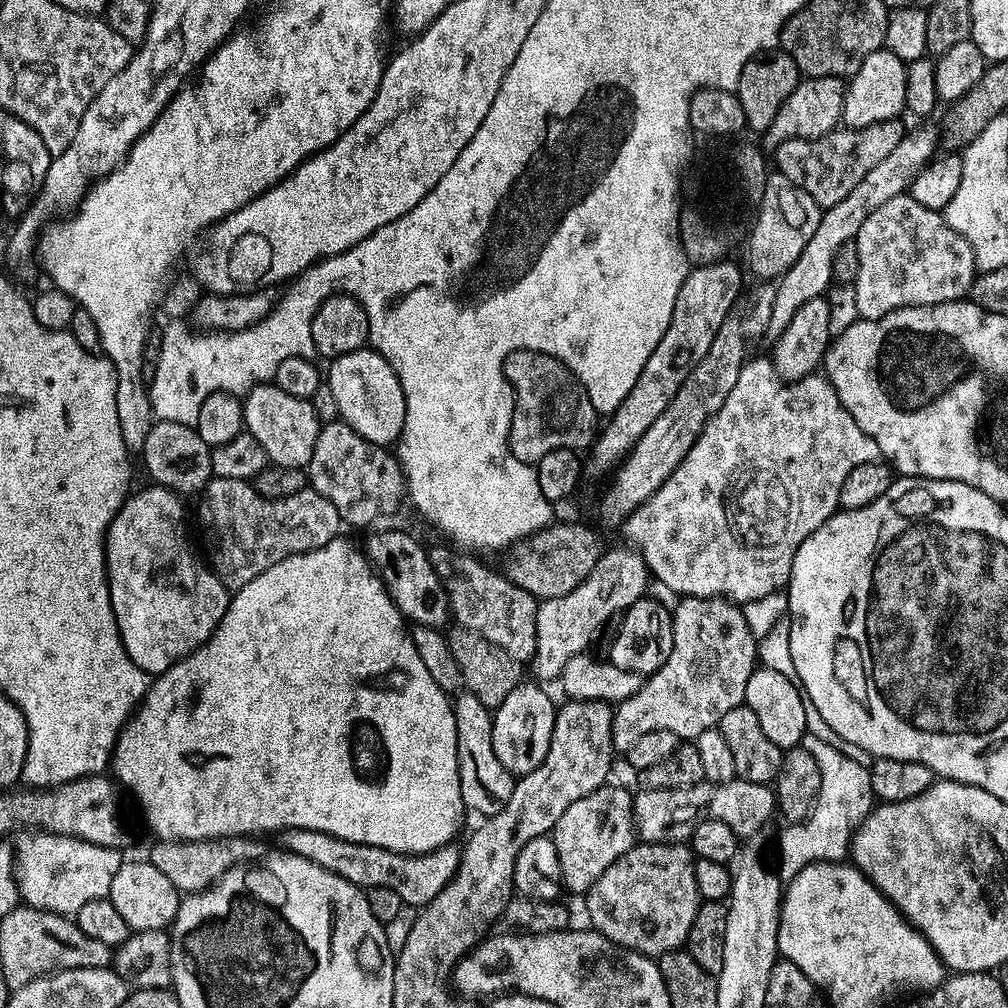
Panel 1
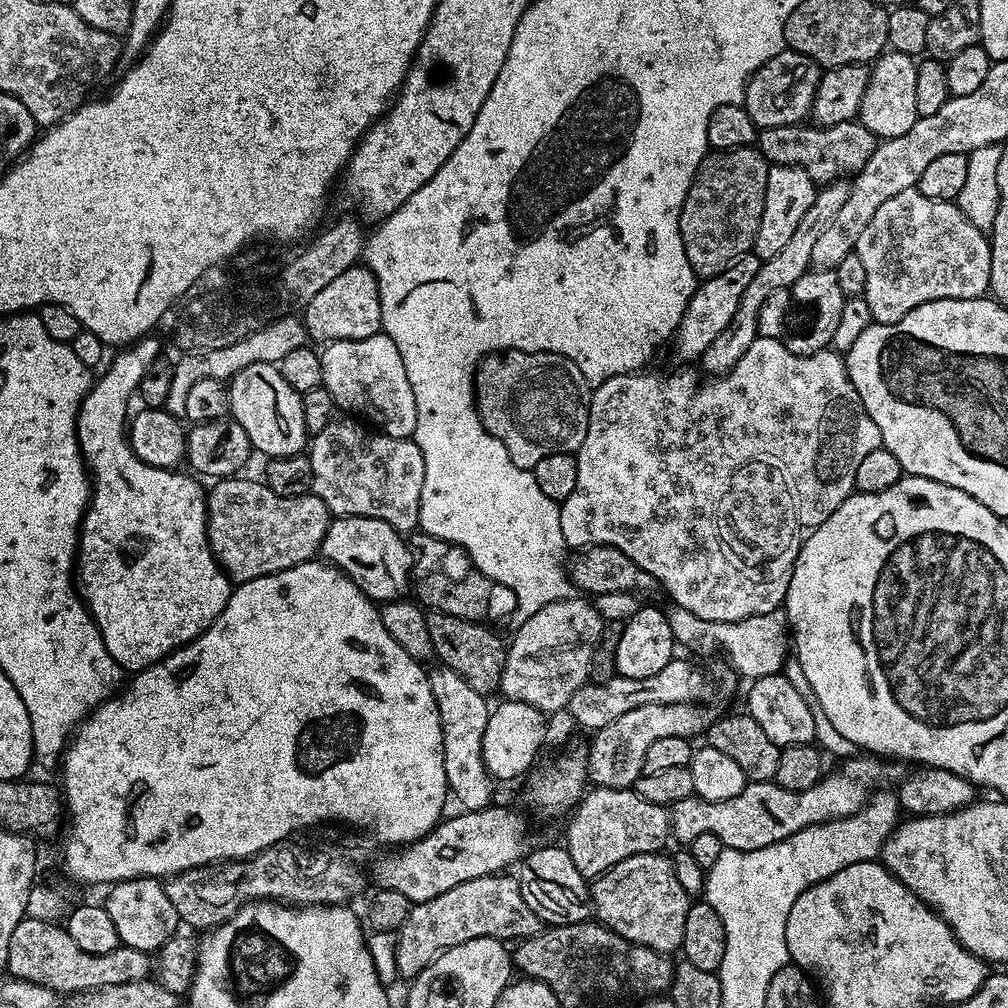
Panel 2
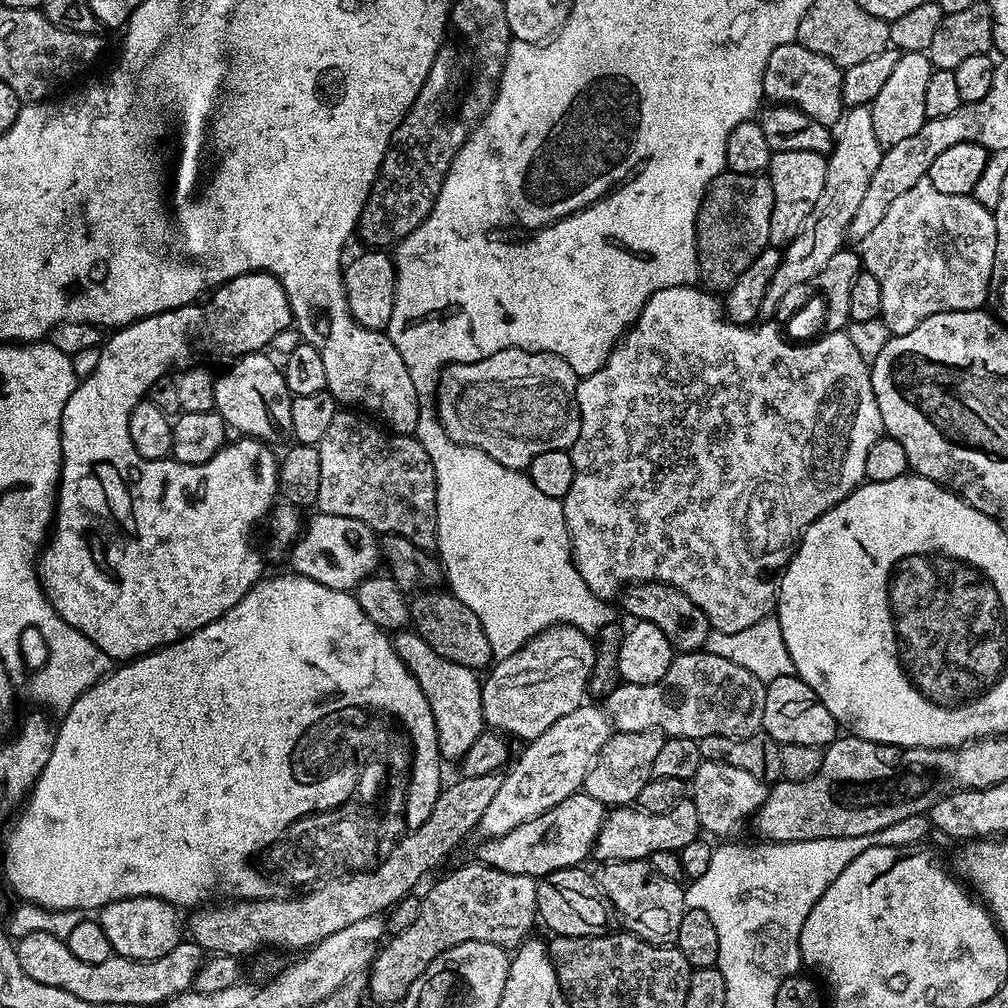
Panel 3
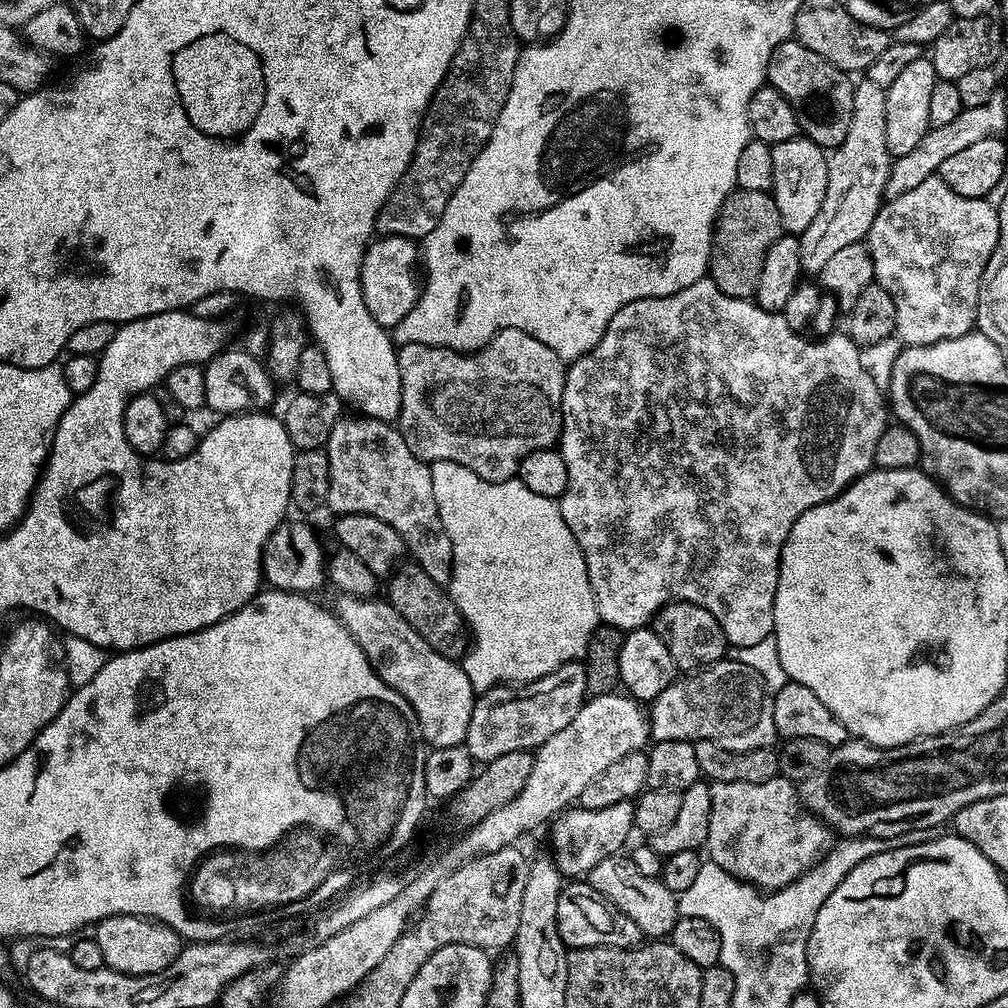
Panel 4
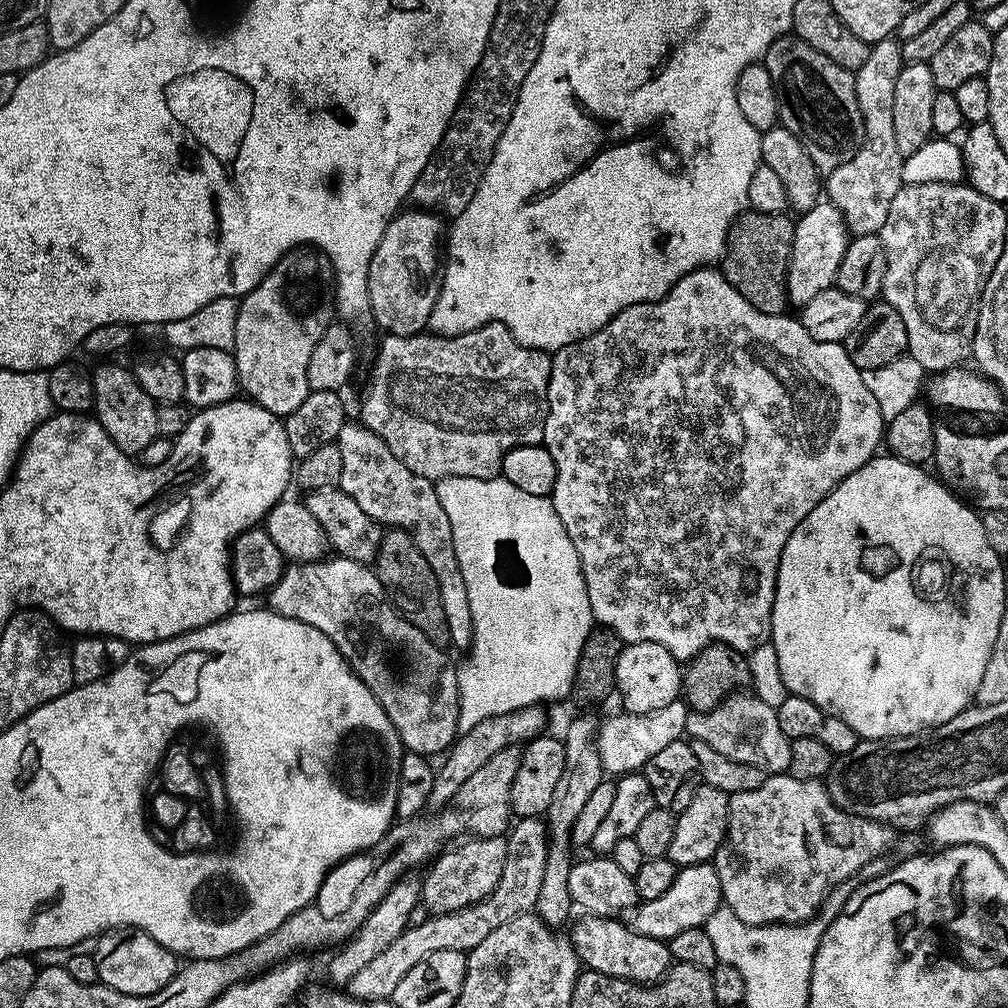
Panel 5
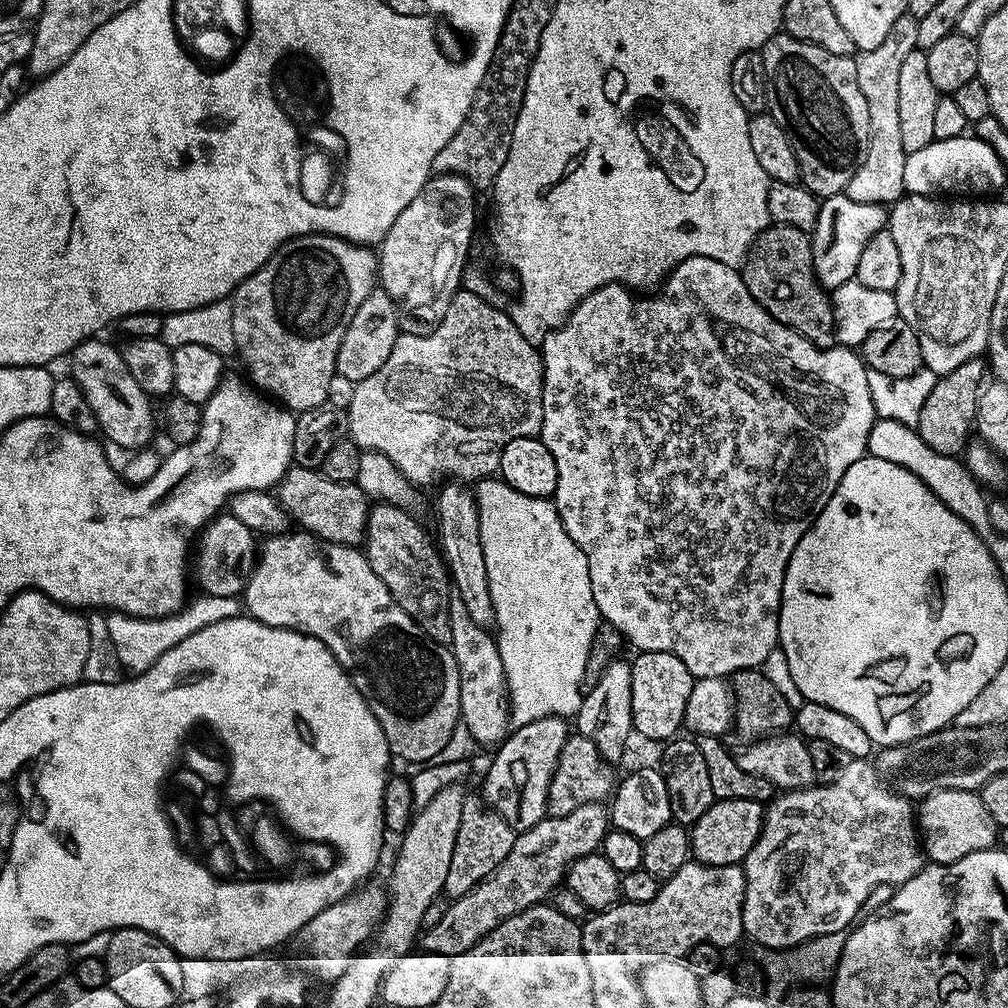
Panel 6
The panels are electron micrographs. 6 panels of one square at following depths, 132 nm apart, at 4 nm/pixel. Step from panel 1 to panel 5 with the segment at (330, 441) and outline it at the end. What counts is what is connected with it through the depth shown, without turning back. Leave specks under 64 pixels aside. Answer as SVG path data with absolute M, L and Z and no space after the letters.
M346 422L342 426L342 430L335 440L339 452L342 454L342 478L339 487L343 492L348 494L354 502L358 502L358 506L362 506L362 510L366 510L366 514L370 514L370 518L374 518L377 524L387 526L389 529L400 528L403 532L407 532L412 537L414 546L418 546L418 550L422 554L422 558L426 558L426 562L430 566L430 570L434 570L434 578L440 583L438 586L438 594L442 598L442 610L446 610L446 626L450 626L450 638L452 639L451 647L467 649L472 643L472 619L470 618L470 597L466 595L466 581L462 579L462 566L458 566L458 554L454 554L454 534L450 530L450 518L446 518L446 510L442 510L442 502L438 502L438 494L436 493L436 485L433 481L422 478L418 474L414 474L414 470L410 470L401 460L394 458L394 454L390 450L390 446L386 446L384 439L374 430L367 428L365 424L359 422Z

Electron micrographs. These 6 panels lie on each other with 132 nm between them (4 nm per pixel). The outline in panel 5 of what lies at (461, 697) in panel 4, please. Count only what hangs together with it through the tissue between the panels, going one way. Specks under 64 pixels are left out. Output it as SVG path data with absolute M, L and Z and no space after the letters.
M337 555L322 560L311 560L308 563L289 563L282 575L280 575L279 582L267 593L266 604L273 612L282 614L286 618L294 618L298 622L306 622L310 626L314 626L314 630L322 630L322 634L326 634L326 638L330 638L330 642L334 642L334 646L347 660L356 677L367 686L370 694L374 694L374 698L378 698L380 711L388 715L390 722L394 722L394 726L400 735L400 740L409 753L435 758L434 756L436 755L439 757L441 754L447 753L448 749L455 744L458 737L458 706L460 705L458 678L456 677L457 665L448 661L447 655L449 653L445 649L434 646L434 642L430 642L430 638L426 638L426 634L422 634L406 617L400 615L392 607L391 603L389 603L388 595L384 593L384 588L380 585L380 579L376 577L375 571L369 565L359 564L353 560L347 560L344 556Z

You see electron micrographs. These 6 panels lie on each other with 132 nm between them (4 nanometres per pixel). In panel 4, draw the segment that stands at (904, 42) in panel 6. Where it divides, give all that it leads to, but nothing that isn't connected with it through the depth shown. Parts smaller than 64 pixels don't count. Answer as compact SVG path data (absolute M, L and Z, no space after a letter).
M861 79L854 87L854 118L850 131L828 156L828 181L822 210L805 232L799 233L800 266L805 273L819 274L826 261L846 246L861 243L867 237L874 218L885 203L884 191L892 174L893 156L886 150L886 89Z

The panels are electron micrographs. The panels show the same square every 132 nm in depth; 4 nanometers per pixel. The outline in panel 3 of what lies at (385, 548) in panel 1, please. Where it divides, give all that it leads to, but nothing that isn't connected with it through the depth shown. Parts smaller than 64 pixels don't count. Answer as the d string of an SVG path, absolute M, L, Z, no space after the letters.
M317 511L315 515L309 520L307 517L300 536L290 549L291 571L336 592L355 589L367 576L373 575L381 563L377 533L366 526L366 522L358 522L358 518L342 518L322 511Z

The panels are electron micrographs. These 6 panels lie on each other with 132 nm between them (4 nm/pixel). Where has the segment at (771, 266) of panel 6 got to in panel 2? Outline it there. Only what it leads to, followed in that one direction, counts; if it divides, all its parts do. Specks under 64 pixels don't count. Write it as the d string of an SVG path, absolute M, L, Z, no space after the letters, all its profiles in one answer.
M756 146L725 152L712 150L702 158L680 211L682 246L698 278L722 274L735 260L755 249L769 167Z

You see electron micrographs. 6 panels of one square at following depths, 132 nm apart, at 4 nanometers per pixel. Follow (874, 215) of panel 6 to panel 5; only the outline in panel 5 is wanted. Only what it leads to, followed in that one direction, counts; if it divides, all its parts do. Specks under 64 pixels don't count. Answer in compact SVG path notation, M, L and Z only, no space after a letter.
M827 202L815 204L795 221L795 226L784 292L788 295L788 304L799 310L817 294L822 294L822 290L835 285L838 266L842 264L842 254L846 254L849 237L842 227L840 211Z

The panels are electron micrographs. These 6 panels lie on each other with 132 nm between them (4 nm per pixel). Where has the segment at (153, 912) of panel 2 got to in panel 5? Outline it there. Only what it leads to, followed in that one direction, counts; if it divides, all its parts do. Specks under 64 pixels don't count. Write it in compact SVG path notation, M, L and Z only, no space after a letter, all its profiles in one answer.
M114 928L103 933L95 944L94 955L100 975L99 983L122 994L154 994L162 990L162 986L166 986L166 982L170 982L170 978L178 971L177 956L166 950L166 946L154 942L150 934L137 928Z

